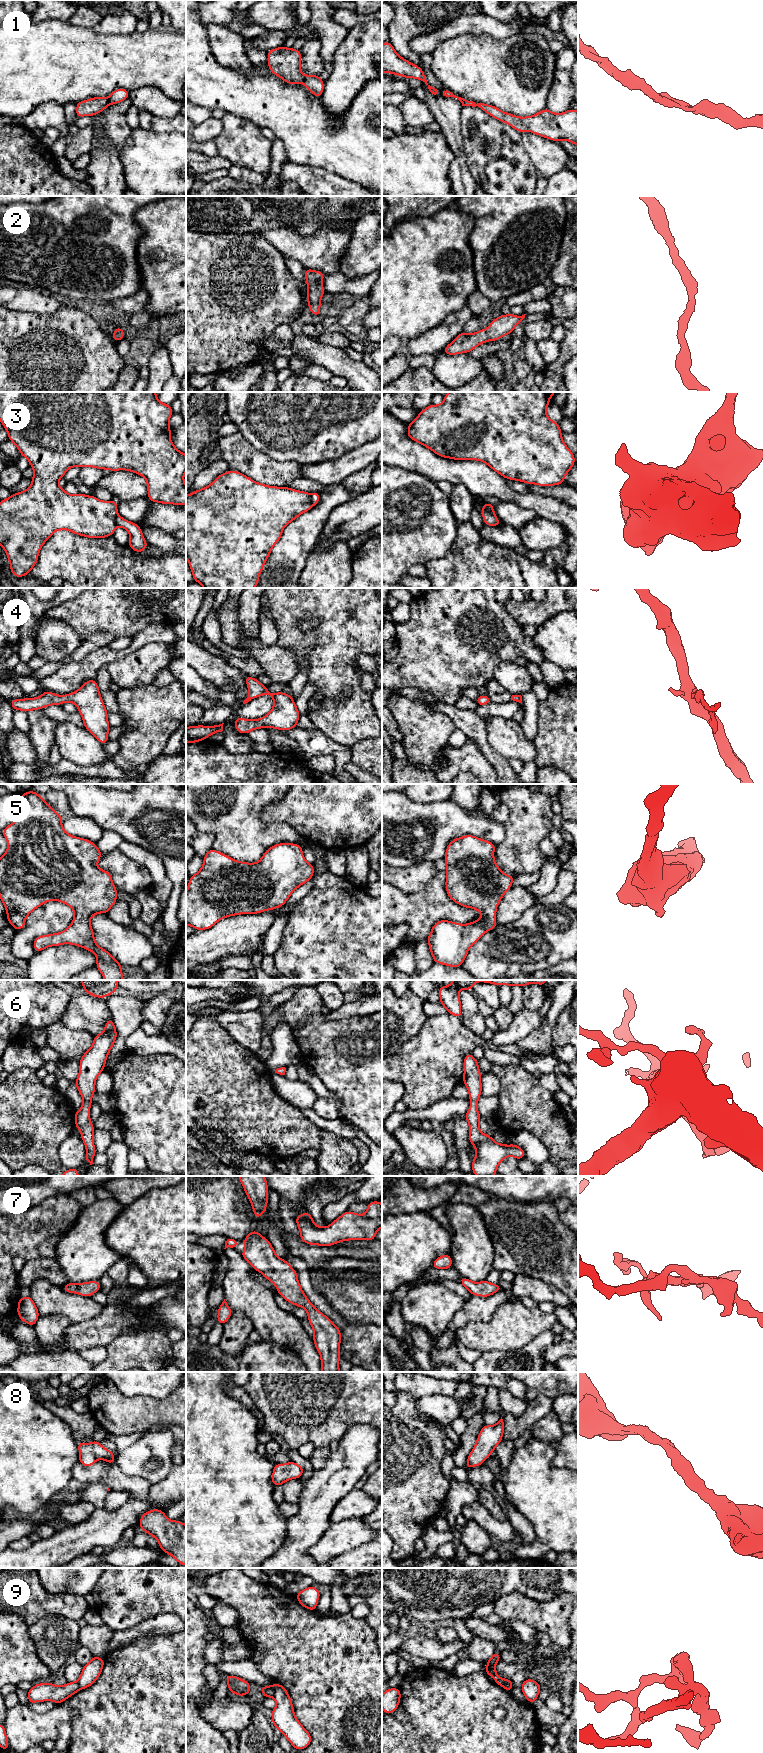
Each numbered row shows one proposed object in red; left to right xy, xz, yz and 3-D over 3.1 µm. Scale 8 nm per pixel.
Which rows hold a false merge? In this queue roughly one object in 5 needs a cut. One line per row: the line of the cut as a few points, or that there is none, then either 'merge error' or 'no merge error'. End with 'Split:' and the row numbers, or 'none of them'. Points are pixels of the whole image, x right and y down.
1: no cut; no merge error
2: no cut; no merge error
3: cut in yz along (481, 510), (486, 510), (494, 516); merge error
4: no cut; no merge error
5: no cut; no merge error
6: no cut; no merge error
7: no cut; no merge error
8: no cut; no merge error
9: cut in xz along (271, 1686), (273, 1696); merge error
Split: 3, 9

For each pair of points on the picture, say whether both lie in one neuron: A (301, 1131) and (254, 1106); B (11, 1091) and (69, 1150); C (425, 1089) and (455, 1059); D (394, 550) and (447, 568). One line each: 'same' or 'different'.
A: same
B: different
C: same
D: different

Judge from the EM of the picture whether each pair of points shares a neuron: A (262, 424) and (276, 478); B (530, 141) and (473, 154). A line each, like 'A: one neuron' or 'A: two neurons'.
A: two neurons
B: two neurons

